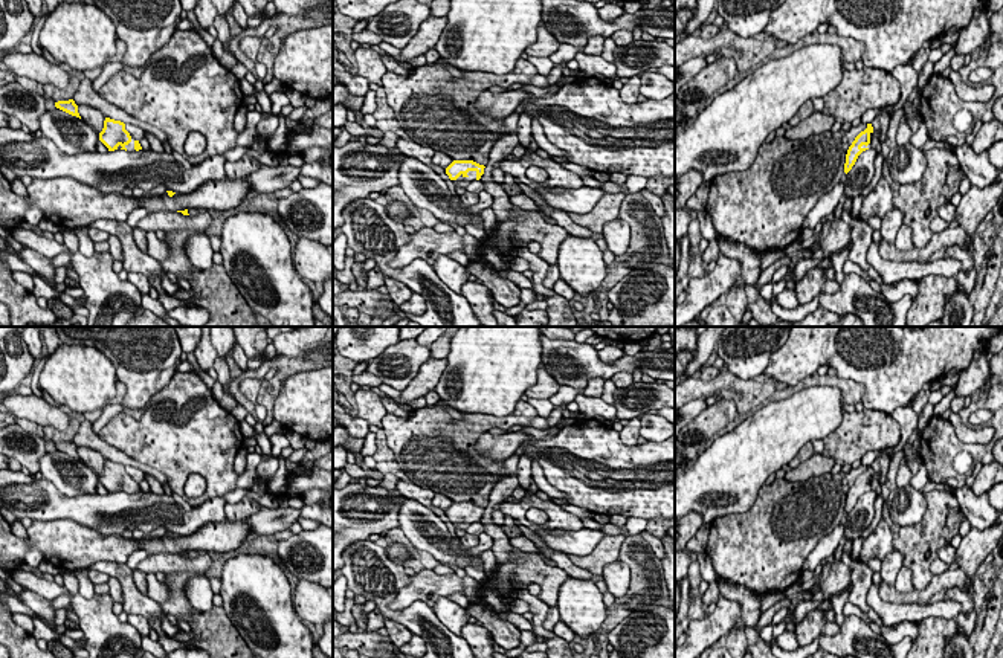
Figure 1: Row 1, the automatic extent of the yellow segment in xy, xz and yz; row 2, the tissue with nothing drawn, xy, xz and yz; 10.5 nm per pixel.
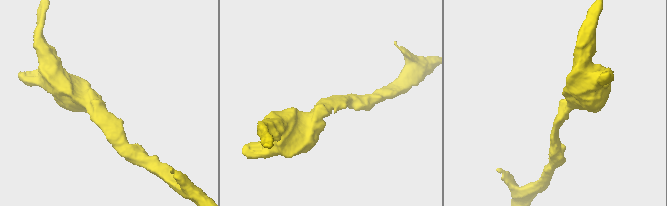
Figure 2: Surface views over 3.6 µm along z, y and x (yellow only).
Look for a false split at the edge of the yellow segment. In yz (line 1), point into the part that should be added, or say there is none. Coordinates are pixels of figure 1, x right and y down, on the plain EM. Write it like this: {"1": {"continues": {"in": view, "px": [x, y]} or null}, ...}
{"1": {"continues": {"in": "yz", "px": [873, 478]}}}

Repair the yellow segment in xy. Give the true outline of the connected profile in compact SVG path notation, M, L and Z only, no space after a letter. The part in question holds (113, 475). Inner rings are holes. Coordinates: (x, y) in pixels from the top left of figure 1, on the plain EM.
M105 460L104 470L99 475L99 482L108 490L108 493L125 492L139 493L142 492L139 482L136 482L127 472L125 466Z

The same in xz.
M453 502L446 510L446 516L453 524L473 524L481 521L484 510L484 507L479 507L473 502Z

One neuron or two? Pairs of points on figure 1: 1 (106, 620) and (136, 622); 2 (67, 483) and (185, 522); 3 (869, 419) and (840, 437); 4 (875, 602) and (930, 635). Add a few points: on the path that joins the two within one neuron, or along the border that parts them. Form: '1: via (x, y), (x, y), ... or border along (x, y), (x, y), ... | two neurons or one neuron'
1: border along (127, 620), (141, 637) | two neurons
2: border along (61, 492), (67, 495), (96, 495) | two neurons
3: via (861, 426), (854, 426), (848, 431) | one neuron
4: border along (953, 619), (924, 617), (918, 622) | two neurons

